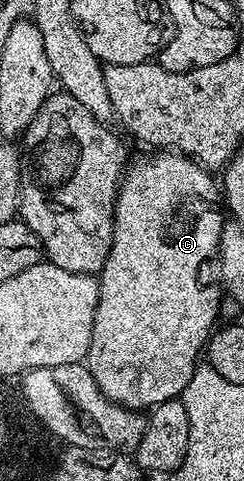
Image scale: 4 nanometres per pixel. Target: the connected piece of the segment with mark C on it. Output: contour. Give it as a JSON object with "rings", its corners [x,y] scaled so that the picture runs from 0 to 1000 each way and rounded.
{"rings":[[[660,310],[652,316],[607,316],[594,328],[574,328],[557,339],[520,347],[516,360],[492,380],[492,401],[475,405],[475,439],[467,441],[467,491],[459,493],[459,516],[434,549],[414,557],[402,572],[410,588],[410,622],[402,640],[385,649],[385,690],[369,707],[369,723],[352,759],[385,798],[459,836],[492,844],[516,844],[529,852],[578,857],[619,854],[623,846],[664,840],[701,827],[738,827],[750,821],[762,798],[779,798],[779,782],[795,782],[807,761],[824,759],[828,738],[840,734],[852,705],[877,692],[889,676],[885,659],[902,653],[902,611],[910,603],[898,593],[865,595],[836,586],[820,568],[852,543],[881,538],[902,526],[902,493],[926,468],[926,445],[910,435],[910,395],[865,360],[840,353],[820,339],[746,320],[697,312]]]}

